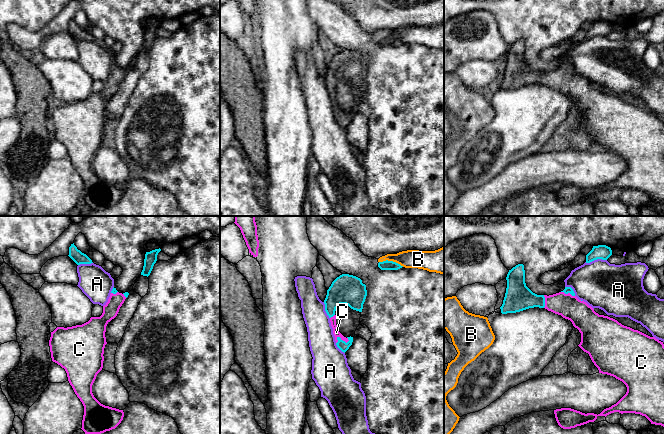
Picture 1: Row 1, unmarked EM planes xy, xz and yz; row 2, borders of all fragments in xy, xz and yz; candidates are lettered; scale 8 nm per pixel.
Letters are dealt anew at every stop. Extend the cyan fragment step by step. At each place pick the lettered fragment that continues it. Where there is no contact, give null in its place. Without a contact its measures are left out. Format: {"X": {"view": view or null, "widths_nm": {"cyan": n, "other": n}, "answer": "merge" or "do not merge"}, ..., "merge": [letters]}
{"A": {"view": "yz", "widths_nm": {"cyan": 120, "other": 380}, "answer": "do not merge"}, "B": {"view": "xz", "widths_nm": {"cyan": 80, "other": 140}, "answer": "do not merge"}, "C": {"view": "xz", "widths_nm": {"cyan": 80, "other": 50}, "answer": "merge"}, "merge": ["C"]}

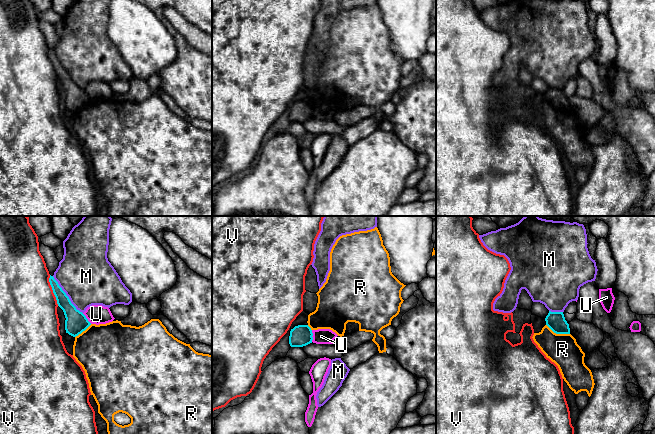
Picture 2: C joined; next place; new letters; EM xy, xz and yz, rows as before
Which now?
{"M": {"view": "xy", "widths_nm": {"cyan": 180, "other": 440}, "answer": "do not merge"}, "R": {"view": "yz", "widths_nm": {"cyan": 150, "other": 260}, "answer": "do not merge"}, "U": {"view": "xz", "widths_nm": {"cyan": 170, "other": 130}, "answer": "do not merge"}, "V": {"view": "xy", "widths_nm": {"cyan": 110, "other": 460}, "answer": "do not merge"}, "merge": []}

